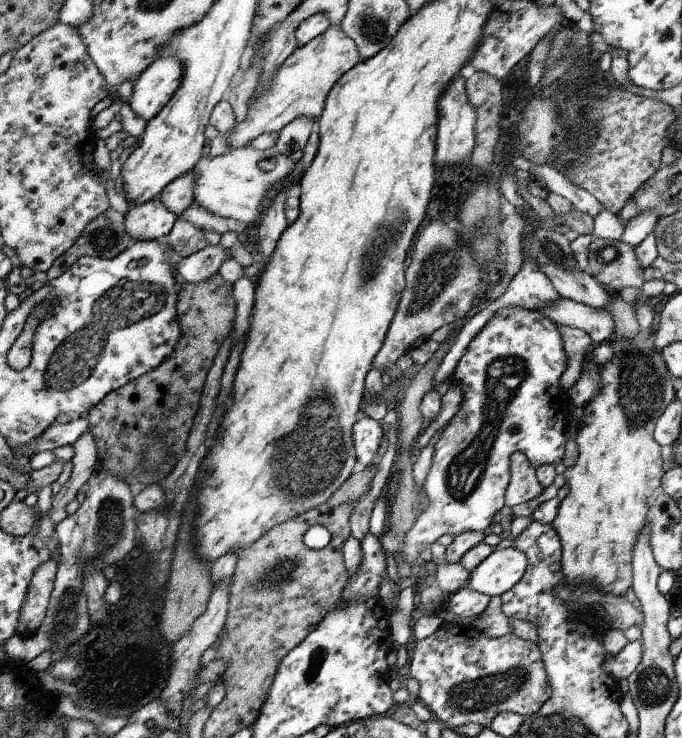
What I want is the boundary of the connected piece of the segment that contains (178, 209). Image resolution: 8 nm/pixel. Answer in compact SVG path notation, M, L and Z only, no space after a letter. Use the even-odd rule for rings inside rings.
M192 170L168 184L158 198L170 212L180 217L193 205L194 193L195 176Z

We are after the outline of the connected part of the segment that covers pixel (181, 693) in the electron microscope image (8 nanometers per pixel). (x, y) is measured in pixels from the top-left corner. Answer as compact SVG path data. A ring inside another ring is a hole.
M231 576L219 582L216 588L210 595L207 609L204 611L202 616L199 616L192 625L192 628L177 642L173 645L171 651L172 664L170 667L170 676L166 687L161 691L159 700L165 704L167 711L179 717L181 710L183 709L183 702L187 695L193 690L195 675L201 668L200 658L202 654L214 645L219 638L219 634L222 632L229 603L229 586L231 583Z

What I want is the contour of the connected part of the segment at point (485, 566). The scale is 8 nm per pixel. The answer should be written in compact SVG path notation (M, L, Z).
M519 548L494 549L471 571L468 587L491 597L501 596L525 575L527 566L527 556Z

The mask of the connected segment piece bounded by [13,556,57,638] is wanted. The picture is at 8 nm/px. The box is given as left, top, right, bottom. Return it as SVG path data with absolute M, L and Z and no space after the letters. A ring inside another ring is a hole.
M52 556L50 559L46 560L46 562L42 562L42 564L34 570L32 573L32 580L30 580L28 585L25 601L22 603L22 606L20 606L20 616L13 635L25 638L35 632L35 630L43 623L54 586L56 573L57 562L52 559Z

